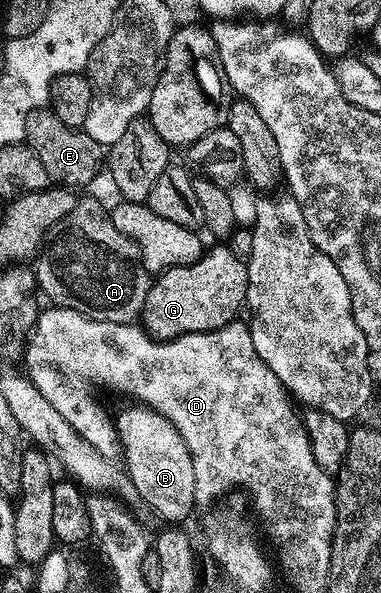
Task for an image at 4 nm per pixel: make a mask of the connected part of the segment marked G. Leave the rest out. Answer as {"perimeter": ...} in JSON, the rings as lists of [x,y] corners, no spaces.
{"perimeter":[[[215,245],[208,250],[195,263],[184,267],[170,267],[168,271],[162,272],[152,282],[149,293],[145,297],[141,326],[152,339],[166,341],[175,339],[179,335],[192,335],[202,331],[216,331],[226,323],[236,322],[235,315],[244,310],[247,302],[247,264],[242,258],[238,259],[227,245]]]}

